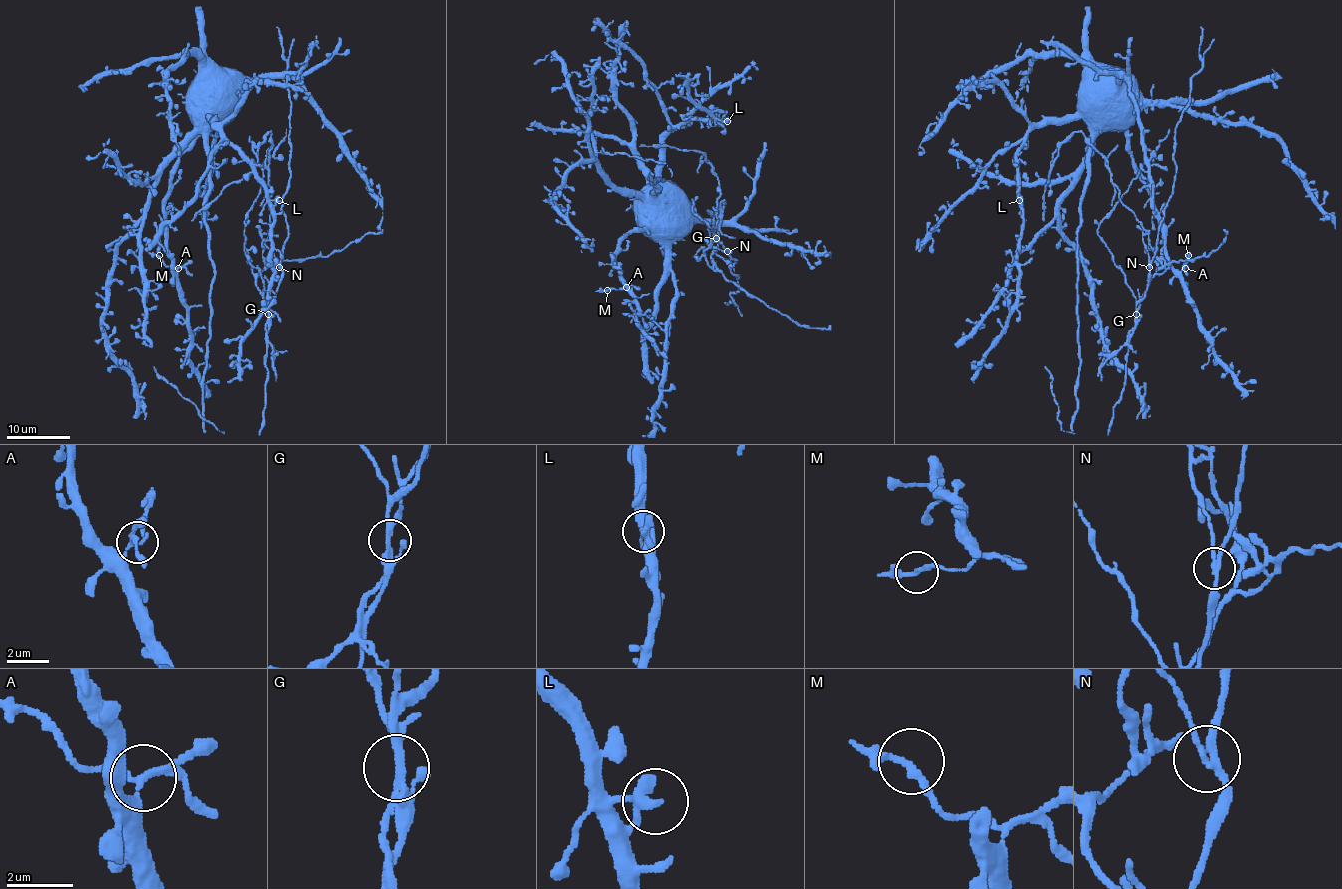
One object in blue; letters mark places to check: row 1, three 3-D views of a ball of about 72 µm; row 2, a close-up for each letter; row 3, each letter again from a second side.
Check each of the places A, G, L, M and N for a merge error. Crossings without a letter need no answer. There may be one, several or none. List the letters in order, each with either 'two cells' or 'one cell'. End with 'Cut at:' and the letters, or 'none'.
A: one cell
G: two cells
L: one cell
M: one cell
N: two cells
Cut at: G, N

